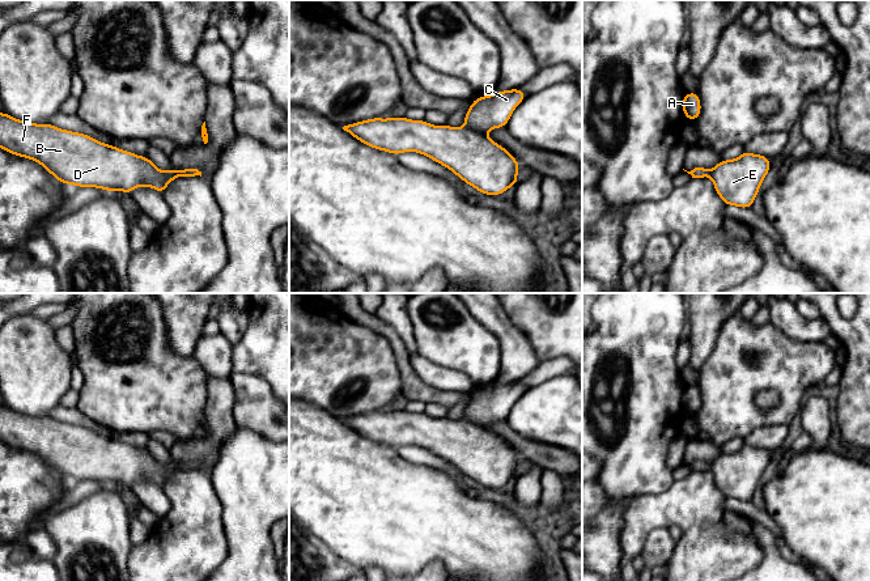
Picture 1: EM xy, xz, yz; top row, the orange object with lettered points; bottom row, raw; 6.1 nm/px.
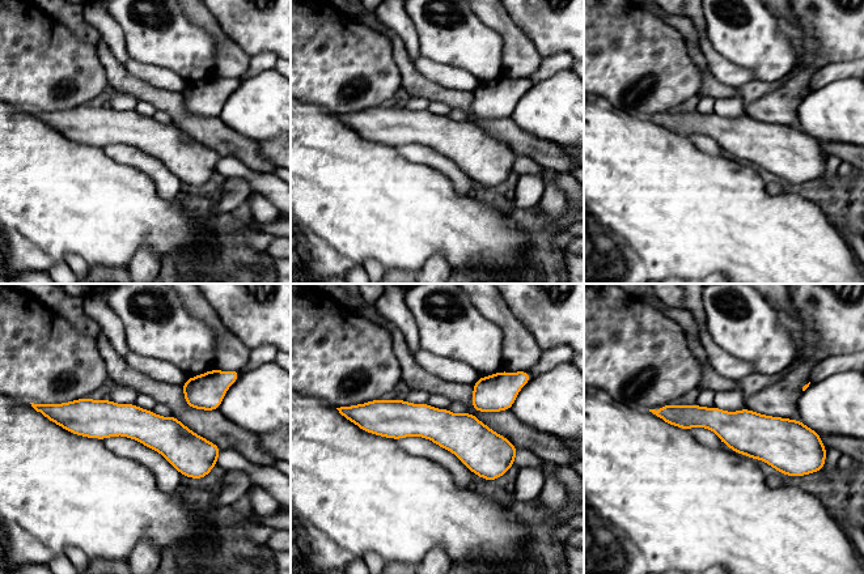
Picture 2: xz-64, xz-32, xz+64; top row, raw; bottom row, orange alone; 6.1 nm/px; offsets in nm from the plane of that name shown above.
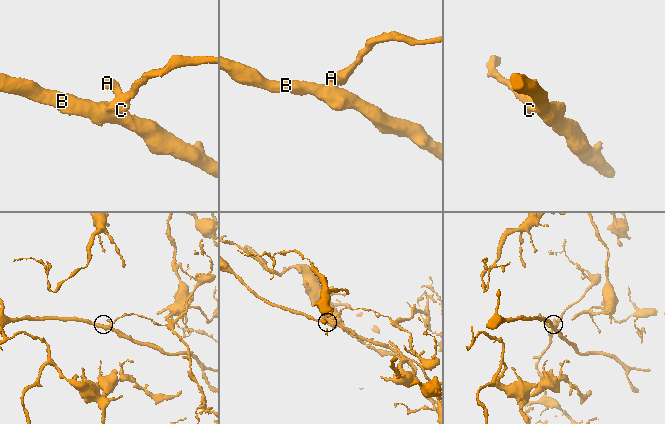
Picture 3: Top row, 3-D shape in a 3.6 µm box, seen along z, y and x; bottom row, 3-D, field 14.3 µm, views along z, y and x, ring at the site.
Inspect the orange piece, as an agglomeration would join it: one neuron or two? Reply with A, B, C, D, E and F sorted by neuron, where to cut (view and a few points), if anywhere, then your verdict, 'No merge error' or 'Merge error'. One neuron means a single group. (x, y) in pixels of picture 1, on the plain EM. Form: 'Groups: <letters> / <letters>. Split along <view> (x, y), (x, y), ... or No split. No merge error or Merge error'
Groups: A C / B D E F. Split along xz (466, 418), (483, 425). Merge error

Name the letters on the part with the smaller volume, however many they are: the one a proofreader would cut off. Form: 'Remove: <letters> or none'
Remove: A, C

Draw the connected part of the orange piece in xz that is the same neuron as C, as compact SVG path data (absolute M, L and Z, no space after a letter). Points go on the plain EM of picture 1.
M517 381L478 390L464 407L464 416L480 425L506 420L513 404L526 389Z

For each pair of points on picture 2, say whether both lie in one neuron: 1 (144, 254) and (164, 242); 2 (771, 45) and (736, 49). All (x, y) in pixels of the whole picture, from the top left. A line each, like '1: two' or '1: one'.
1: two
2: one

